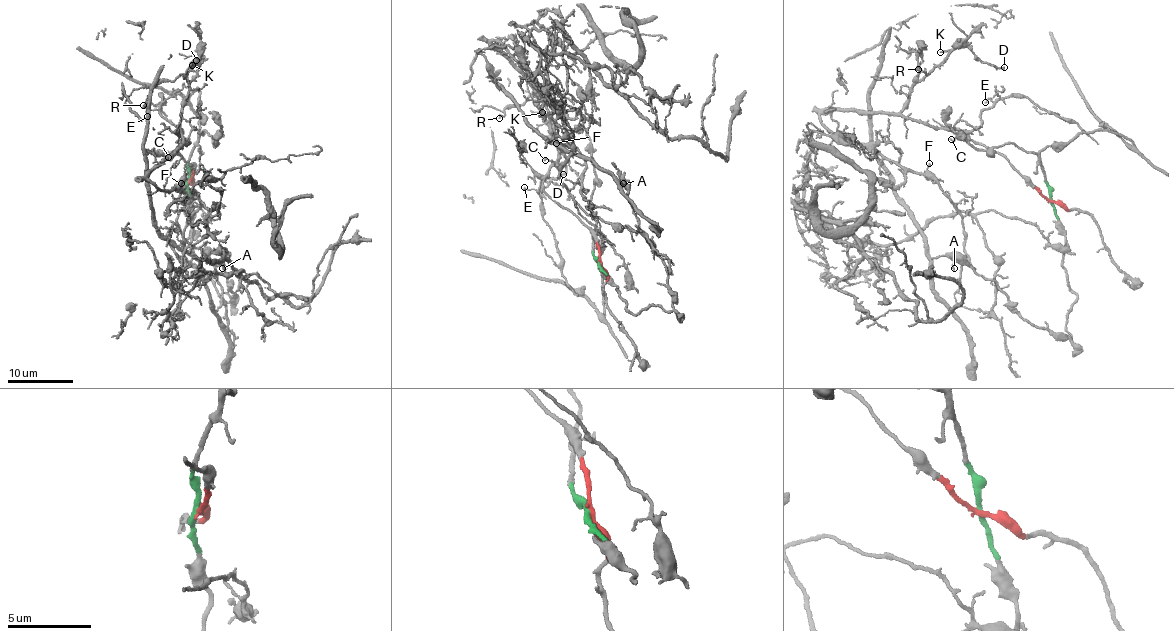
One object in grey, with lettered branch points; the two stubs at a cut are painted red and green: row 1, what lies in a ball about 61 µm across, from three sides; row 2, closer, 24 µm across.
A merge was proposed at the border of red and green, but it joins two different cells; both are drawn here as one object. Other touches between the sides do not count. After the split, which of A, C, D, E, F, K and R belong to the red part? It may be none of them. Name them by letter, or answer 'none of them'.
C, D, E, F, K, R

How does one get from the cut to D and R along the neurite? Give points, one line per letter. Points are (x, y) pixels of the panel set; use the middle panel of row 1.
D: (600, 262), (591, 232), (544, 191), (558, 156), (555, 123), (543, 101), (534, 101), (564, 151), (563, 174)
R: (600, 262), (591, 232), (544, 191), (545, 175), (558, 156), (555, 123), (543, 101), (527, 98), (499, 118)

